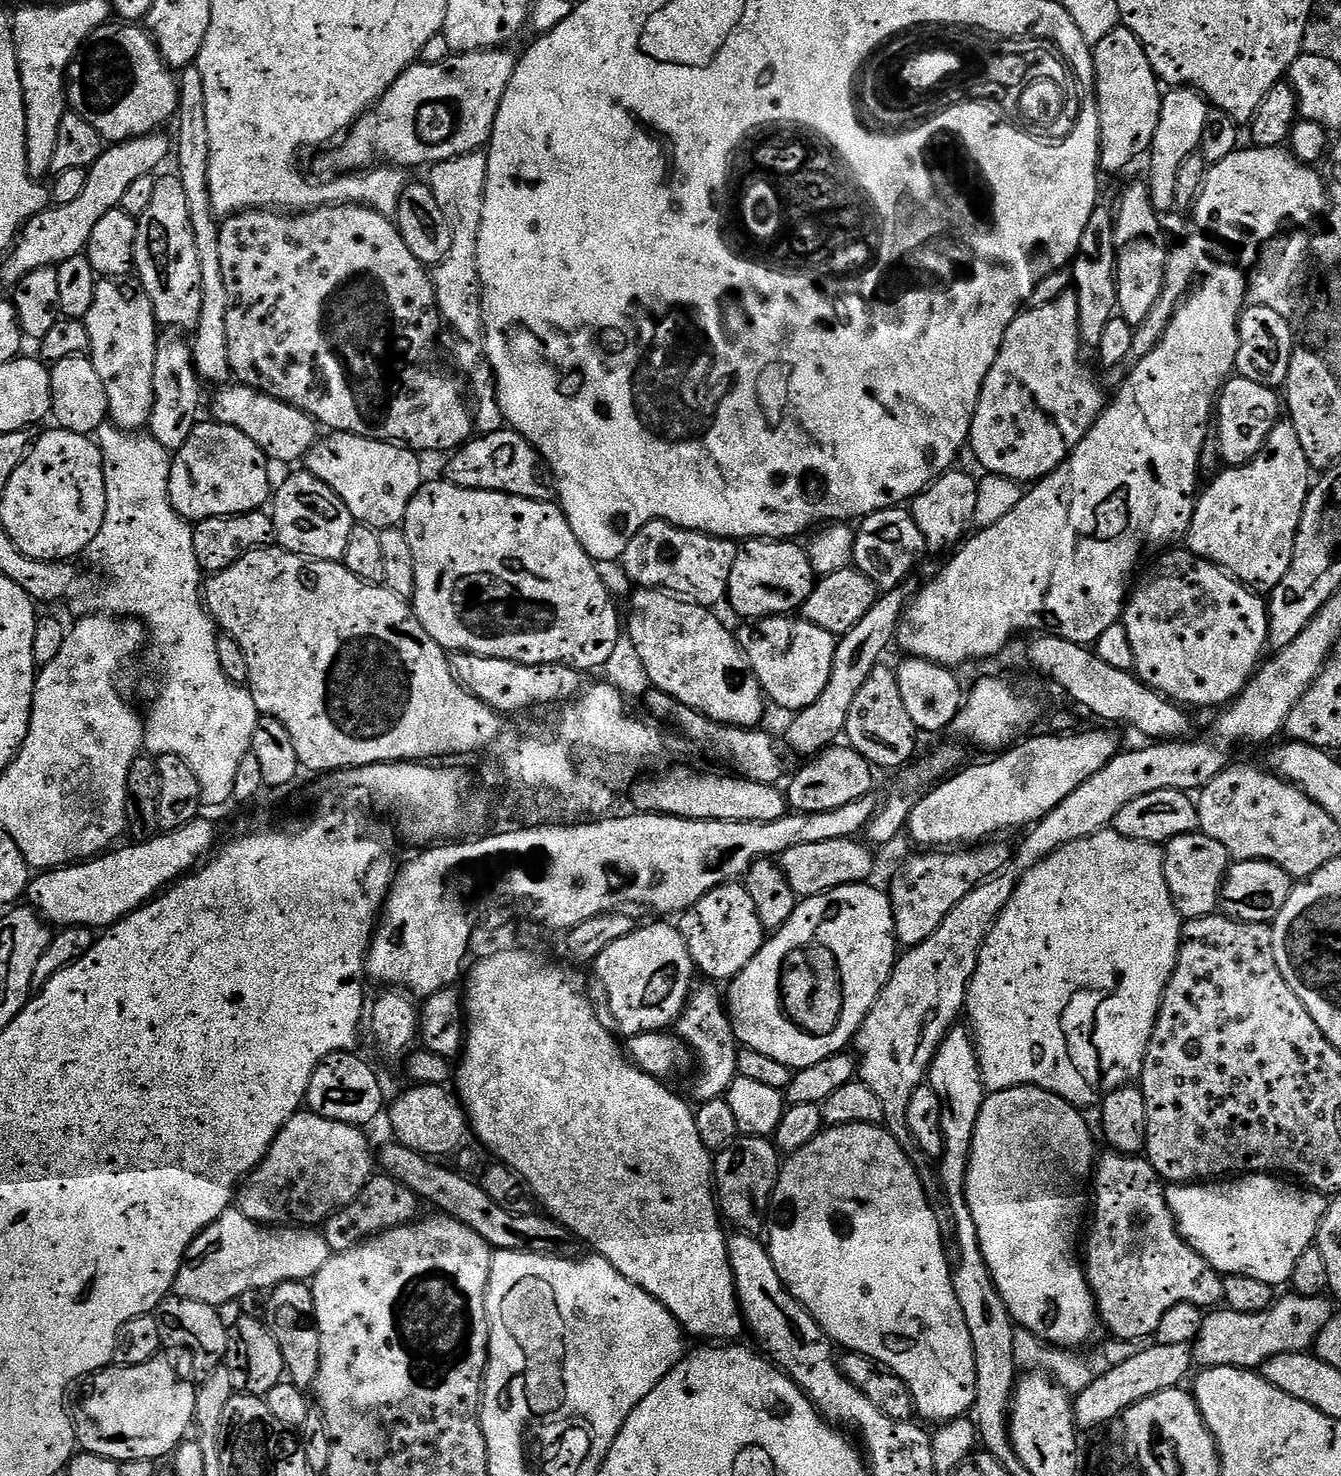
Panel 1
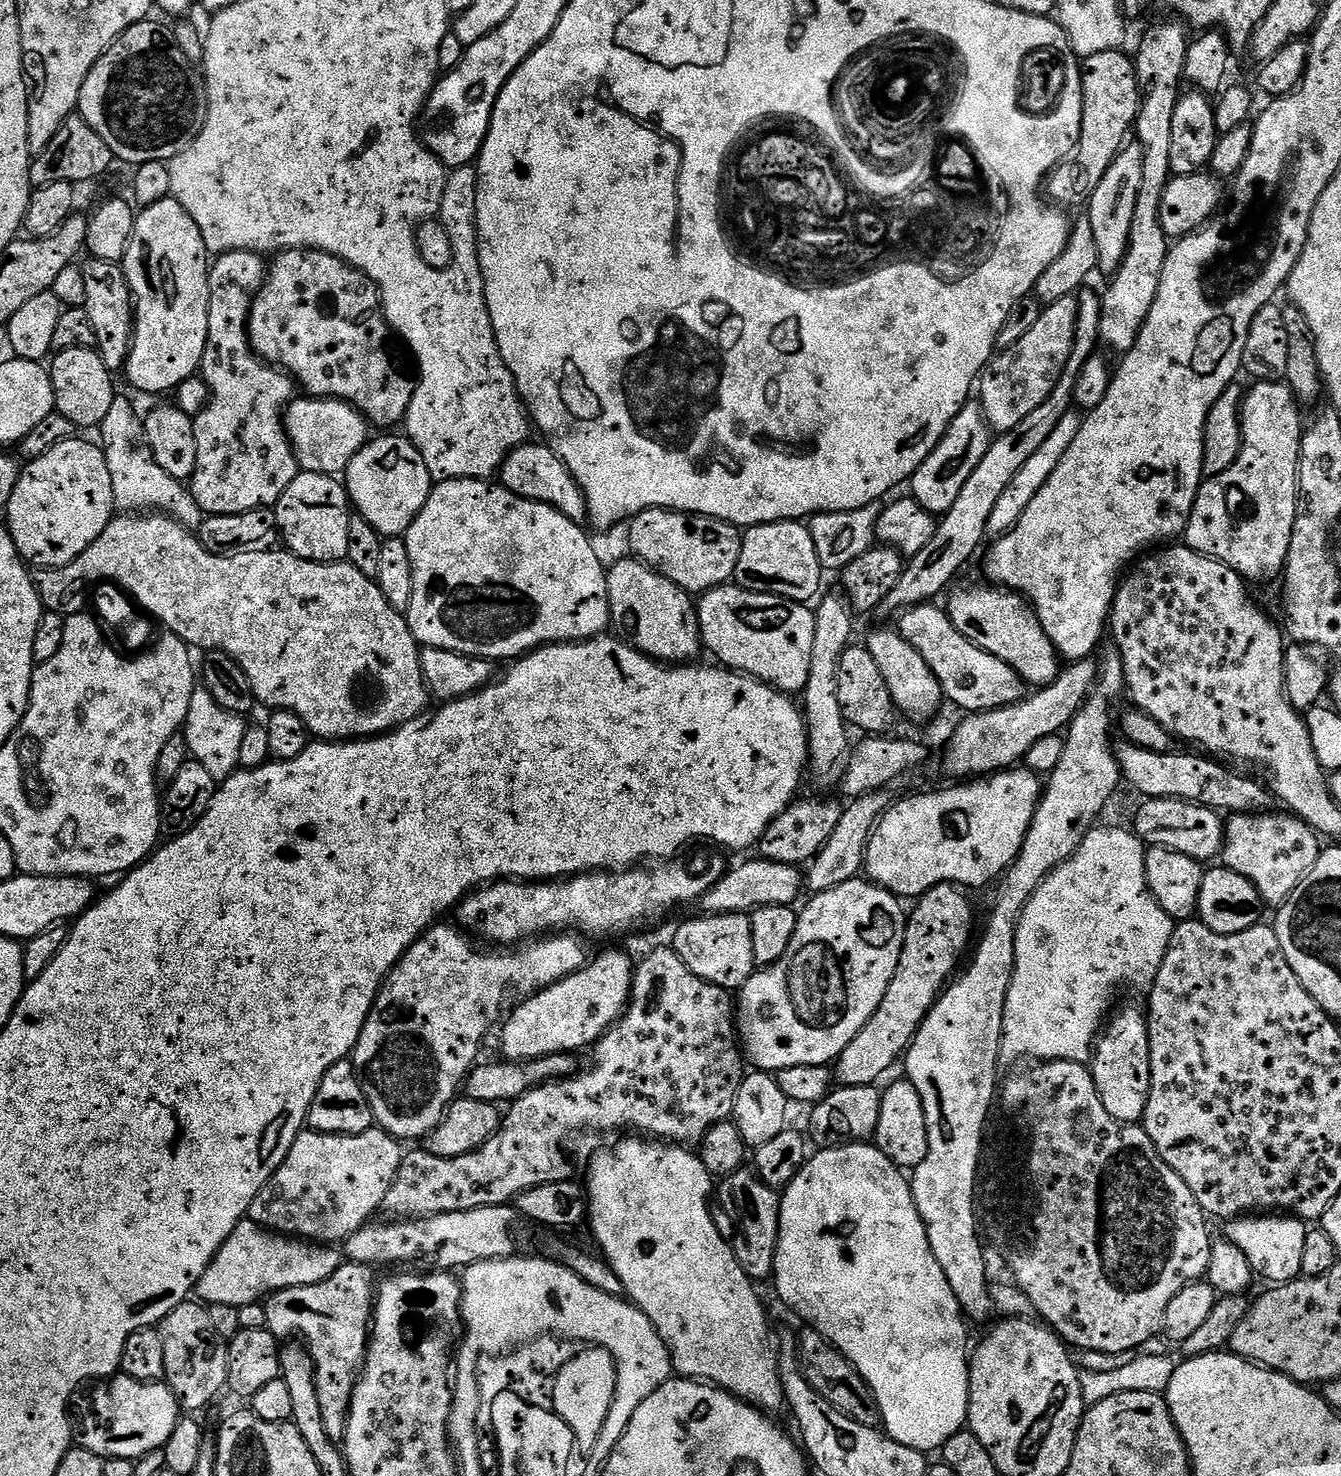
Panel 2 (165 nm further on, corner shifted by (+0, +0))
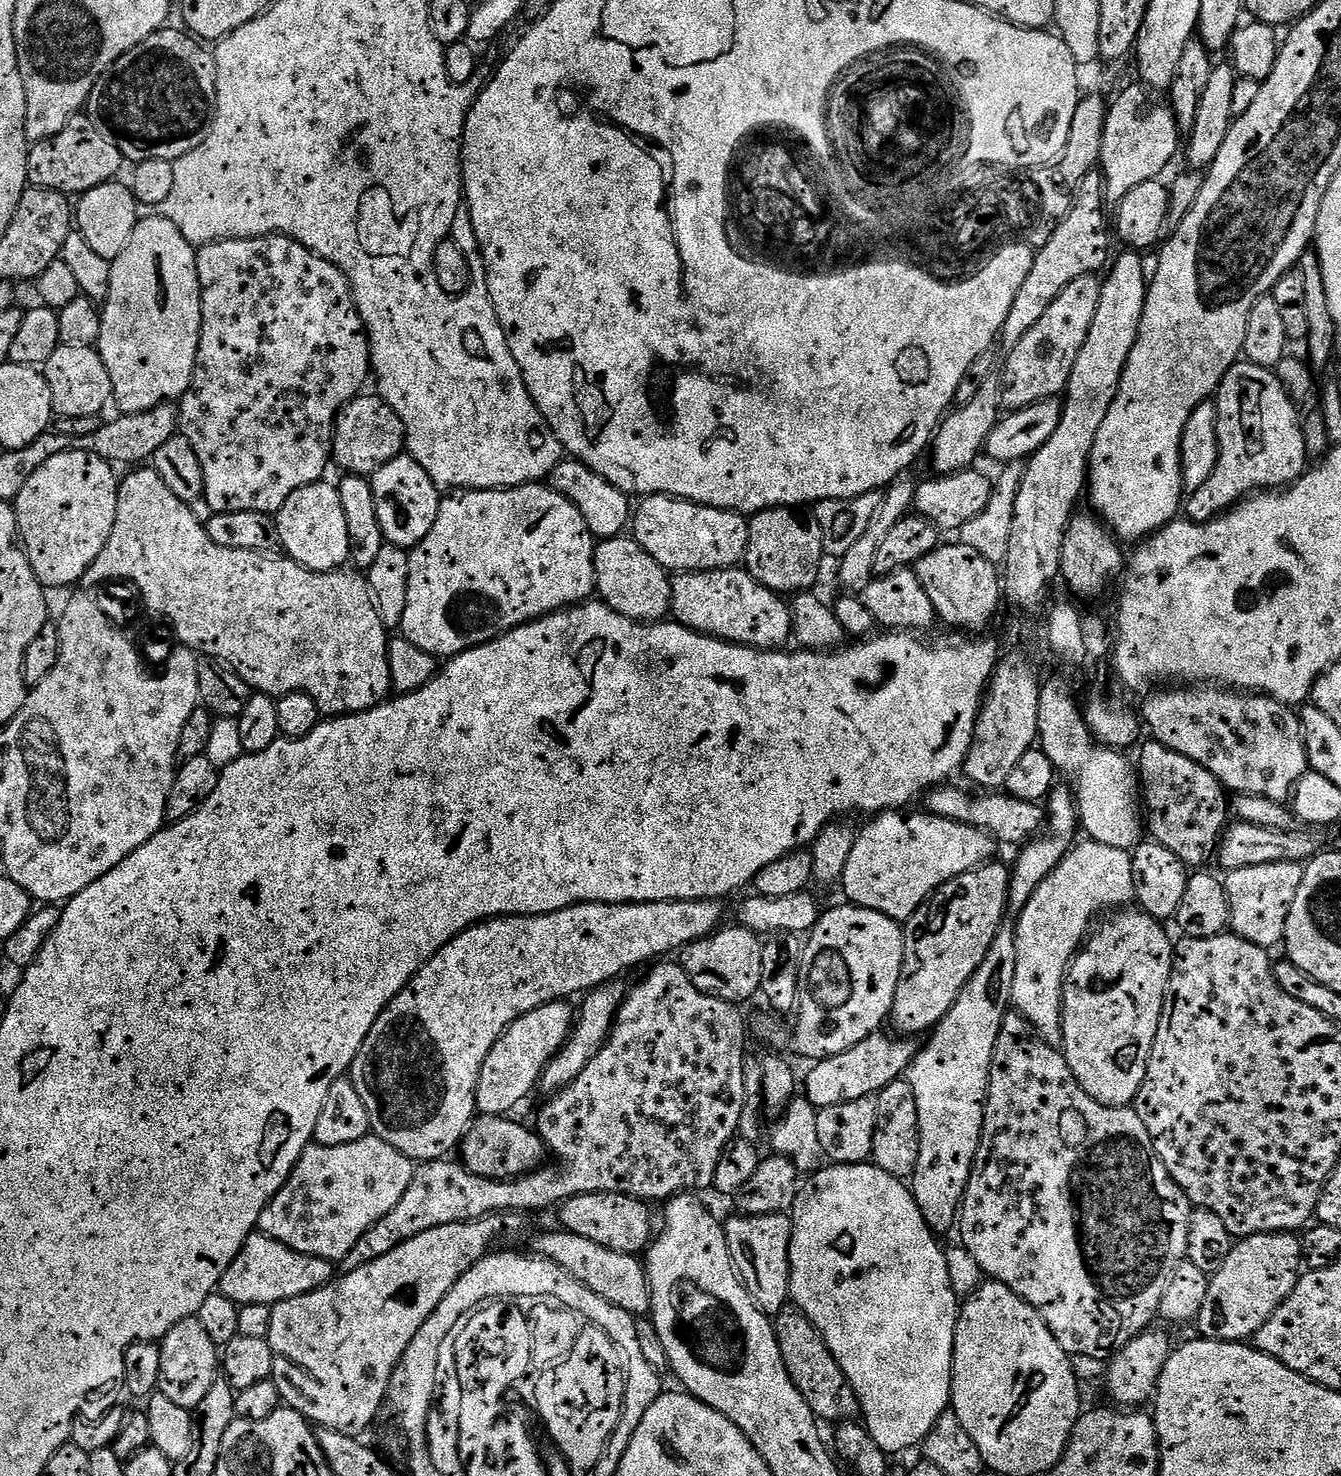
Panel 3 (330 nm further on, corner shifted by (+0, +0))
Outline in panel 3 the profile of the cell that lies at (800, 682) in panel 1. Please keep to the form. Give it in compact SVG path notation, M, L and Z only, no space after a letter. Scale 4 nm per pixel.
M740 566L673 575L670 612L675 623L703 636L727 640L729 644L742 644L746 648L780 650L787 645L784 644L787 640L793 639L789 601L781 593L762 586Z

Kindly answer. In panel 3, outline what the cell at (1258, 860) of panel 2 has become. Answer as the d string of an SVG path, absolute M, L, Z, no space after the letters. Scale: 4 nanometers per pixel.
M1279 860L1266 862L1258 866L1246 866L1223 877L1224 889L1228 895L1230 906L1230 928L1235 935L1243 940L1254 942L1259 948L1275 949L1274 946L1283 945L1286 934L1286 918L1290 918L1290 906L1294 906L1294 898L1298 894L1298 886L1302 886L1305 865L1295 860Z

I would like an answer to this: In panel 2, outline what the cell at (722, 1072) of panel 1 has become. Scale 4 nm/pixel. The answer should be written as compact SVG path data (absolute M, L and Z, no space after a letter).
M670 946L656 948L644 961L635 965L632 973L632 998L628 1001L628 1009L624 1015L596 1041L591 1049L592 1065L588 1072L581 1071L579 1074L565 1076L558 1080L550 1080L547 1084L540 1085L539 1088L532 1088L526 1094L519 1096L517 1100L511 1101L512 1108L501 1119L500 1128L490 1137L483 1146L476 1152L462 1154L458 1158L438 1158L434 1154L417 1150L417 1152L405 1151L400 1157L398 1174L386 1190L386 1198L382 1209L383 1215L389 1221L394 1220L418 1220L421 1216L437 1216L438 1214L454 1214L458 1210L478 1210L486 1206L498 1206L499 1204L511 1205L526 1190L534 1190L534 1186L546 1186L550 1182L562 1182L572 1180L572 1160L564 1153L564 1148L568 1148L580 1135L592 1136L595 1132L620 1132L623 1128L637 1128L637 1133L643 1134L648 1138L659 1138L664 1142L671 1142L681 1146L698 1146L705 1138L706 1134L723 1120L729 1119L734 1110L734 1102L738 1098L738 1086L746 1075L746 1057L742 1051L742 1045L738 1039L736 1030L736 1018L734 1015L734 1000L729 989L719 988L694 974L678 958L678 954Z

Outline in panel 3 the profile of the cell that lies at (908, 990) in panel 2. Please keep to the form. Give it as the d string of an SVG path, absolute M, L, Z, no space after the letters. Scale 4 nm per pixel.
M989 862L972 868L968 872L958 874L937 888L922 907L903 925L904 957L902 958L902 974L898 978L898 990L894 990L894 1002L890 1013L890 1024L897 1028L904 1038L918 1038L919 1035L931 1033L942 1018L954 1006L958 994L970 982L974 970L982 966L982 958L990 950L990 942L994 942L994 934L998 934L1000 925L1005 923L1008 911L1008 887L1012 877L1009 865Z

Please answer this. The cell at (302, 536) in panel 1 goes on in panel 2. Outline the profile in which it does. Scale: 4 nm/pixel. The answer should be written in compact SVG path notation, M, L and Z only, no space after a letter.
M301 471L286 486L282 498L274 506L276 514L276 526L279 535L284 536L287 551L293 556L299 556L301 560L312 560L316 564L335 564L347 557L346 542L348 541L348 518L350 515L350 501L348 490L335 476L323 476L313 472Z

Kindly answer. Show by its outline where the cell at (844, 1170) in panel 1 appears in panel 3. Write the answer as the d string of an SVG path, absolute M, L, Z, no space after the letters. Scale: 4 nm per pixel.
M874 1163L866 1164L833 1164L821 1167L819 1170L811 1173L803 1181L800 1193L796 1199L796 1204L792 1207L790 1213L792 1217L792 1241L790 1242L790 1300L795 1307L802 1310L802 1314L806 1314L806 1318L810 1318L813 1326L820 1331L820 1337L826 1342L826 1346L830 1350L830 1354L842 1366L842 1370L846 1374L846 1378L850 1382L850 1386L854 1386L854 1394L858 1394L858 1402L862 1413L862 1423L867 1428L868 1433L874 1438L874 1442L878 1442L878 1446L883 1452L895 1454L895 1452L904 1452L907 1448L923 1445L926 1434L930 1434L930 1430L934 1430L934 1426L938 1422L938 1418L942 1418L944 1412L949 1411L952 1403L952 1359L954 1358L954 1334L956 1333L956 1318L958 1315L958 1298L954 1294L954 1290L950 1286L950 1274L946 1270L948 1258L945 1249L940 1249L937 1233L932 1231L931 1226L926 1222L926 1218L922 1218L922 1210L918 1210L918 1202L912 1197L911 1187L901 1177L886 1174L886 1170L882 1170Z

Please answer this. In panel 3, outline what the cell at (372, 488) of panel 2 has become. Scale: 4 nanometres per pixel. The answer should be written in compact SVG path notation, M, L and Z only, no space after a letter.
M401 454L386 462L370 477L374 490L374 502L378 509L378 526L382 526L385 541L399 548L412 549L430 534L438 519L442 499L441 489L434 486L430 474L418 466L413 456Z

